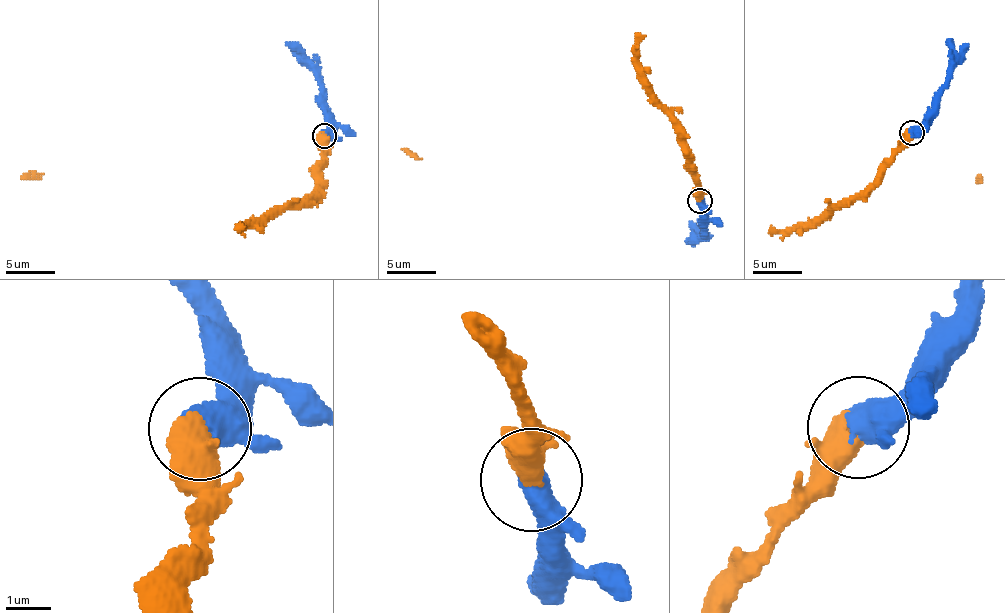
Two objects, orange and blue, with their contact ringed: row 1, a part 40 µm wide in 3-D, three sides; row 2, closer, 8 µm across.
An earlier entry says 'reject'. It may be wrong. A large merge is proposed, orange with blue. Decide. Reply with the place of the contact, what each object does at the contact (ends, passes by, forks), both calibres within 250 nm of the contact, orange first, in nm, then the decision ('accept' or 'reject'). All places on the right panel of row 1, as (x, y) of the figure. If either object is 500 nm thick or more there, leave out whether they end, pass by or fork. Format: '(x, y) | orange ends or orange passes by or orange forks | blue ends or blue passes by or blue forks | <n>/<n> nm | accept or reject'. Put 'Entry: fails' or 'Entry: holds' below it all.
(912, 132) | 420/600 nm | accept
Entry: fails

